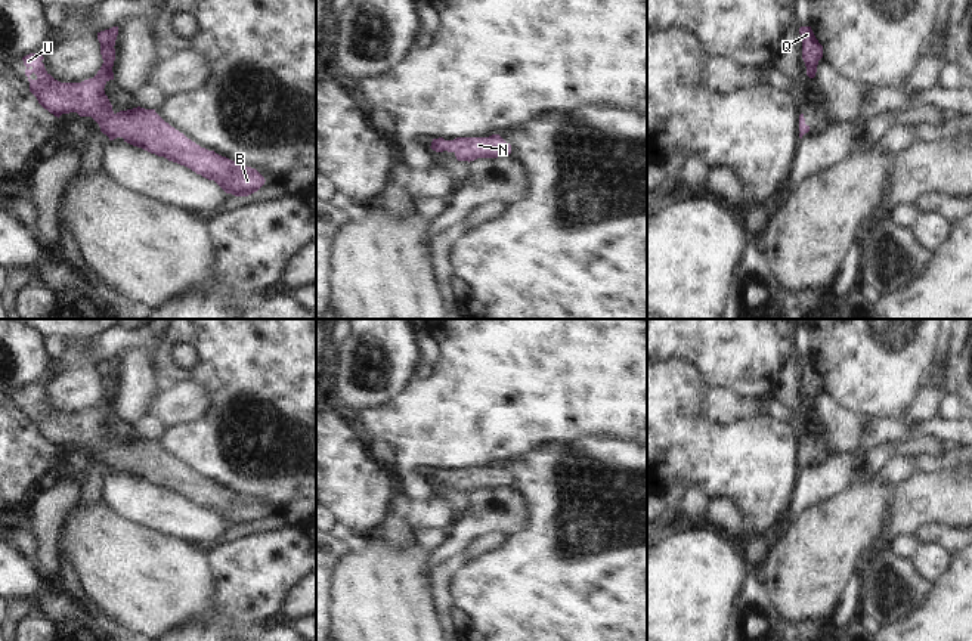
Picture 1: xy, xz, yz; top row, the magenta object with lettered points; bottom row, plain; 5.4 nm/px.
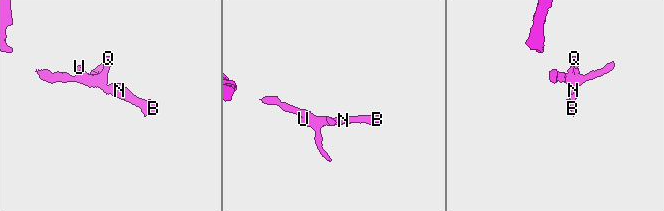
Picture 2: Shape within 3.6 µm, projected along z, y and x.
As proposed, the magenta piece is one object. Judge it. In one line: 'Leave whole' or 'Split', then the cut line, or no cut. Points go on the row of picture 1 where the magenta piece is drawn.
Leave whole. No split.

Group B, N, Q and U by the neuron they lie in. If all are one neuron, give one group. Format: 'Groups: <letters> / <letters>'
Groups: B N Q U.

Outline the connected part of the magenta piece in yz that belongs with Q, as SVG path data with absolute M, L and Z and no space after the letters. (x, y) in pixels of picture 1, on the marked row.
M801 27L799 34L802 40L802 59L807 66L807 75L814 78L818 61L823 58L823 46L815 38L811 27Z

